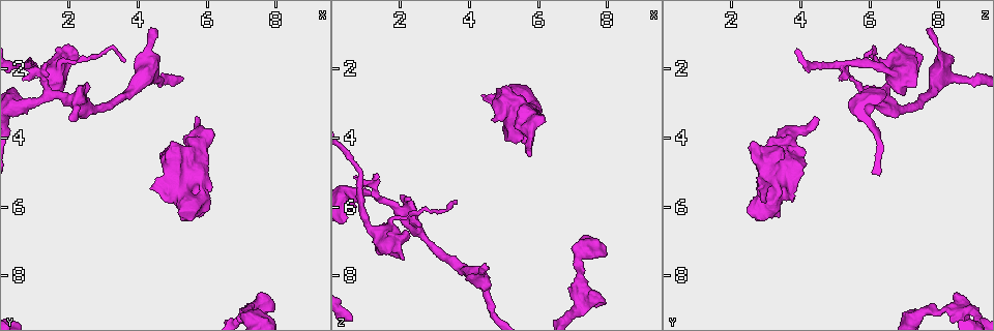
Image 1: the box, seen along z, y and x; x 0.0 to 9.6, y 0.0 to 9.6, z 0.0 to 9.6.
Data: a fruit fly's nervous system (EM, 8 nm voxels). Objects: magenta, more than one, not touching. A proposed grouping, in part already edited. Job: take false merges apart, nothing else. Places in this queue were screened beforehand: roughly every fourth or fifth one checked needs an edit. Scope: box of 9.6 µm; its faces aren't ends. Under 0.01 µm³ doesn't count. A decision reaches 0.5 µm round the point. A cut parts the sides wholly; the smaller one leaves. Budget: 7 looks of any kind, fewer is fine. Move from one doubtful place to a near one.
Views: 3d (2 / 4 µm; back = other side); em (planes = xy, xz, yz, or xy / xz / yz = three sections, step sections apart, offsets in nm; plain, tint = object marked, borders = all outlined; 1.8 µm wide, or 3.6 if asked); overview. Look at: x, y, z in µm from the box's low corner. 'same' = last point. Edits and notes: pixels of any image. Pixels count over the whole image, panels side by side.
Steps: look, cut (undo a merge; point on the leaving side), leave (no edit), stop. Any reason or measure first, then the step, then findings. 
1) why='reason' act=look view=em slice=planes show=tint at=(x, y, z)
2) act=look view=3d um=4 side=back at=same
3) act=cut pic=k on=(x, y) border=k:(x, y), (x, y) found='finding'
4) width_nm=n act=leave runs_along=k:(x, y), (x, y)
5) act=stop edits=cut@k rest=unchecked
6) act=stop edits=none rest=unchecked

why='a fork' act=look view=em um=3.6 slice=xz step=8 show=tint at=(0.80, 1.95, 5.25)

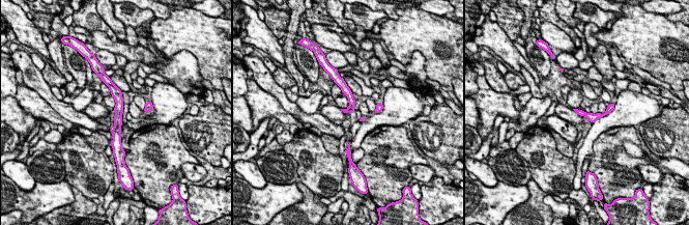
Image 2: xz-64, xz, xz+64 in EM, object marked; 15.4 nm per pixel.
why='cut it another way' act=look view=em um=3.6 slice=planes show=tint at=same

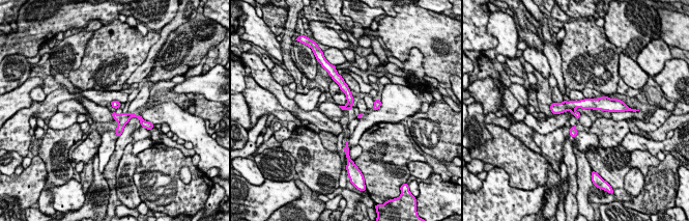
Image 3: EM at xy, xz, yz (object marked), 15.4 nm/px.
act=cut pic=3 on=(346, 90) border=3:(346, 105), (350, 107) found='two neurons meet here'

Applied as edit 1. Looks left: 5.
why='sharp bend' act=look view=3d um=4 side=back at=(5.65, 5.95, 3.20)

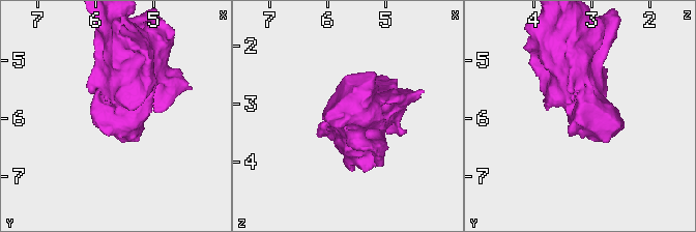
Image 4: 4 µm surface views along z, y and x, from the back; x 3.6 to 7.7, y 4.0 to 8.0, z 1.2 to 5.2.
why='now the EM' act=look view=em slice=xz step=8 show=tint at=(5.70, 5.95, 3.15)

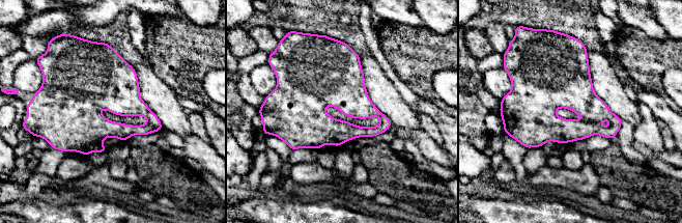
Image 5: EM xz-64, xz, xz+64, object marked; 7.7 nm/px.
why='cut it another way' act=look view=em slice=planes show=tint at=same

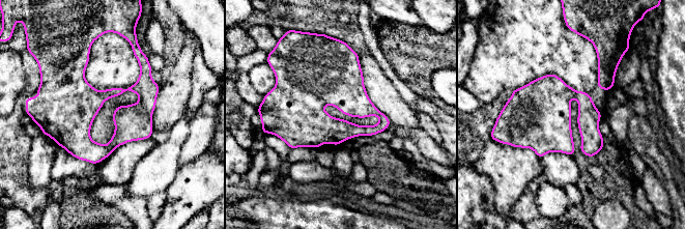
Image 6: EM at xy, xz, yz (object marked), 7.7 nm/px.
width_nm=240 act=leave found='continuous, no second neuron'

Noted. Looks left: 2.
why='abrupt turn' act=look view=3d um=4 at=(7.20, 8.90, 8.45)

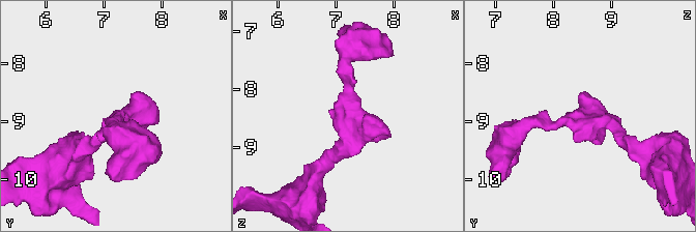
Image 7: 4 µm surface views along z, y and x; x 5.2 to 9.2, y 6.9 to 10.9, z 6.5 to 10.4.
act=look view=em slice=planes show=tint at=(7.25, 8.95, 8.45)

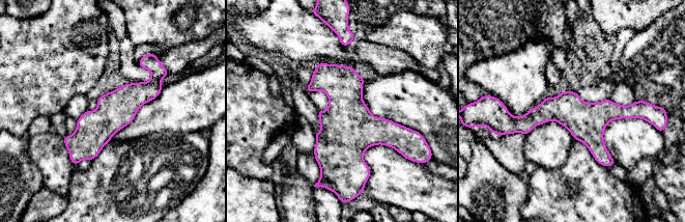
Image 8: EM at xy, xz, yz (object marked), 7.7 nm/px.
width_nm=300 act=leave runs_along=8:(636, 106), (513, 122) found='continuous, no second neuron'

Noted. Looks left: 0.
act=stop edits=cut@3 rest=unchecked

